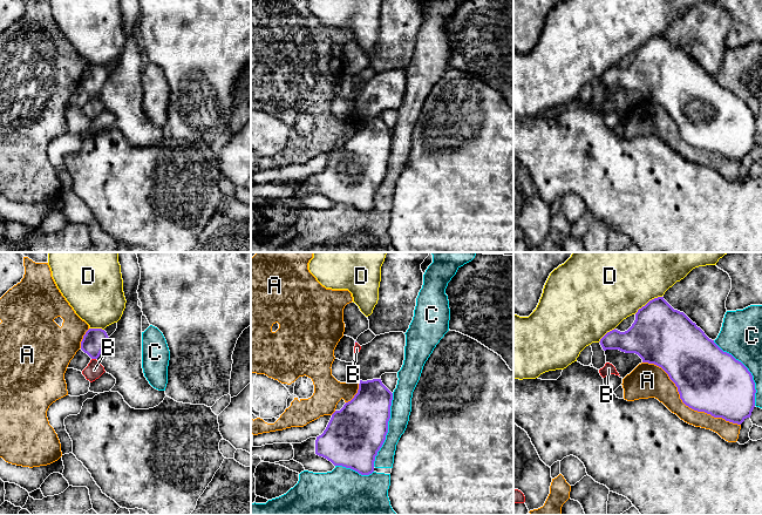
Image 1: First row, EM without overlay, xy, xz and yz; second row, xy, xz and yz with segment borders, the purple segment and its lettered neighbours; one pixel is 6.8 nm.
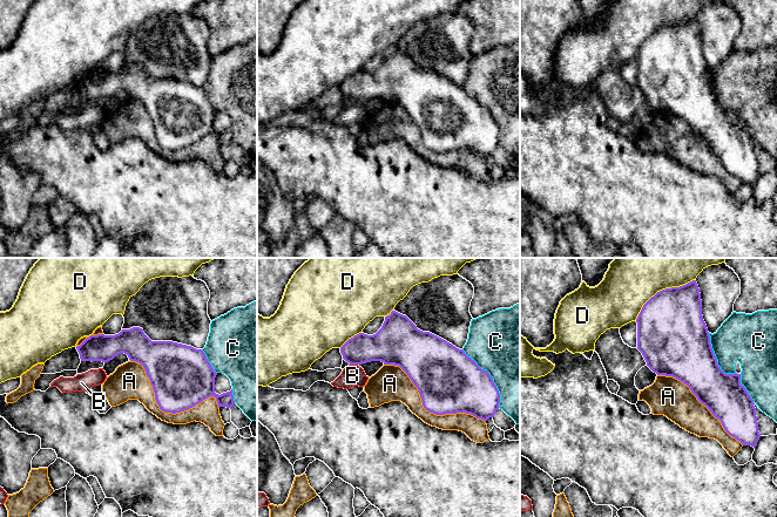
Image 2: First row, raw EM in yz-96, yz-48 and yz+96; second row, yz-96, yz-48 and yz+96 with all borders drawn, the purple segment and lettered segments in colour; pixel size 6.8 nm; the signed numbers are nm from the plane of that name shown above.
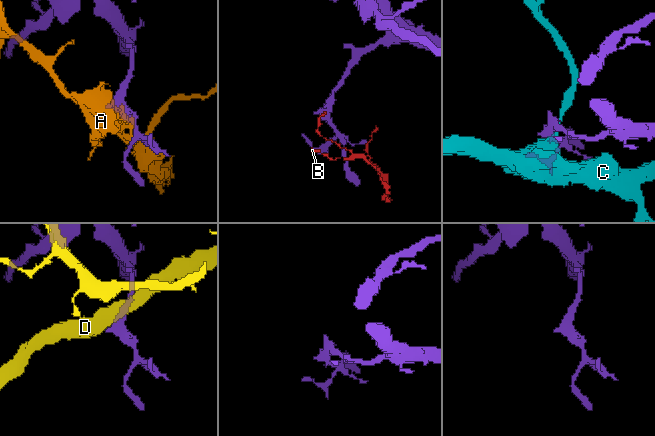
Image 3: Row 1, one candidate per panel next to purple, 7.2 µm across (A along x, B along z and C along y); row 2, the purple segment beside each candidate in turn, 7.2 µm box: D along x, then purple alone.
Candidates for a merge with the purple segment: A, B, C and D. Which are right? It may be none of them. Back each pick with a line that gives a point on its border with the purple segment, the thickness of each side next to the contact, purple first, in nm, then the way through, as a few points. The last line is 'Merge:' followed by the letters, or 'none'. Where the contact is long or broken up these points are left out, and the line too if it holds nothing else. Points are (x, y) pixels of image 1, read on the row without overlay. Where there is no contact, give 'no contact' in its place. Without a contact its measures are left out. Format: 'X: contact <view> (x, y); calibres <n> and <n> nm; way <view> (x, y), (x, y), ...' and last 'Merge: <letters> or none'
Merge: none

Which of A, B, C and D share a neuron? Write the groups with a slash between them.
A / B / C / D

